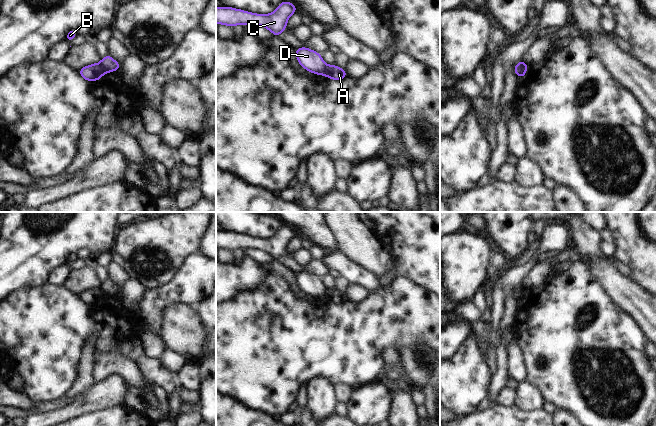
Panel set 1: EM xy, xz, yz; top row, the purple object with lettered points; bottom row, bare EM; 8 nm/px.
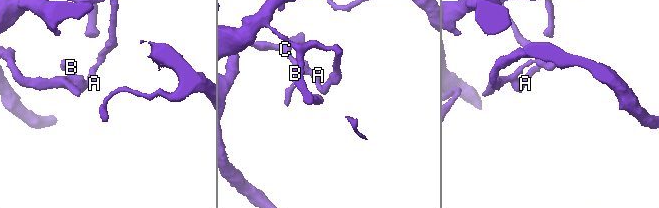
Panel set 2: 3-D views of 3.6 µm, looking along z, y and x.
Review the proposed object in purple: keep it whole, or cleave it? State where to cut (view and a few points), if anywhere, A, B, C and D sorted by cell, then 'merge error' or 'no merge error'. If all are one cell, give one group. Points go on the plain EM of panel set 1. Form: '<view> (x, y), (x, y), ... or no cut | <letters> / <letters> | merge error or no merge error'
xy (98, 288), (102, 298) | A / B C D | merge error

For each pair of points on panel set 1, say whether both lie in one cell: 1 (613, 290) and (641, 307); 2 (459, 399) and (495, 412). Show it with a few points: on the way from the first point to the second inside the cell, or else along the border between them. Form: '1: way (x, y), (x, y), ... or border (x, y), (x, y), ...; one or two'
1: way (620, 290), (634, 301); one
2: border (477, 410), (467, 415); two

